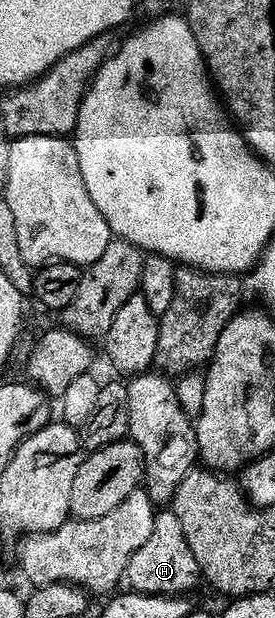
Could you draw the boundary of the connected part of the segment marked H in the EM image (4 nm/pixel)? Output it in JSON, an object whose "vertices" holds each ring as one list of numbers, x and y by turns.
{"vertices":[[171,510,157,512,155,530,151,530,151,538,143,550,139,550,131,558,125,571,127,584,134,593,143,596,167,596,181,598,185,592,193,592,203,577,199,570,199,562,195,562,195,554,191,554,191,546,187,546,187,538,183,535,183,526,179,518]]}

